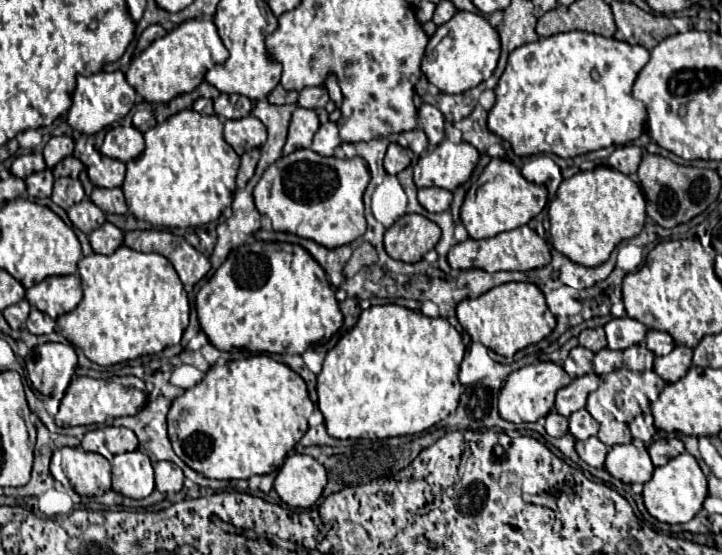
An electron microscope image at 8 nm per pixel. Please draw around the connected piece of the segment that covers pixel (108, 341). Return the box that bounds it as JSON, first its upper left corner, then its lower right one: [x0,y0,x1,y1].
[57,245,189,365]

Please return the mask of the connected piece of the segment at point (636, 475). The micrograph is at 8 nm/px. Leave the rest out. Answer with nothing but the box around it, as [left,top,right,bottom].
[605,445,653,483]

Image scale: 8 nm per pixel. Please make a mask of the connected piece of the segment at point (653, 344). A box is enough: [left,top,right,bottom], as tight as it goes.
[647,331,675,355]

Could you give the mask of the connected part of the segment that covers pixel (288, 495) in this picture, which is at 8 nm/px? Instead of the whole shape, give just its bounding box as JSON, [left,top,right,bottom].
[273,455,327,509]

